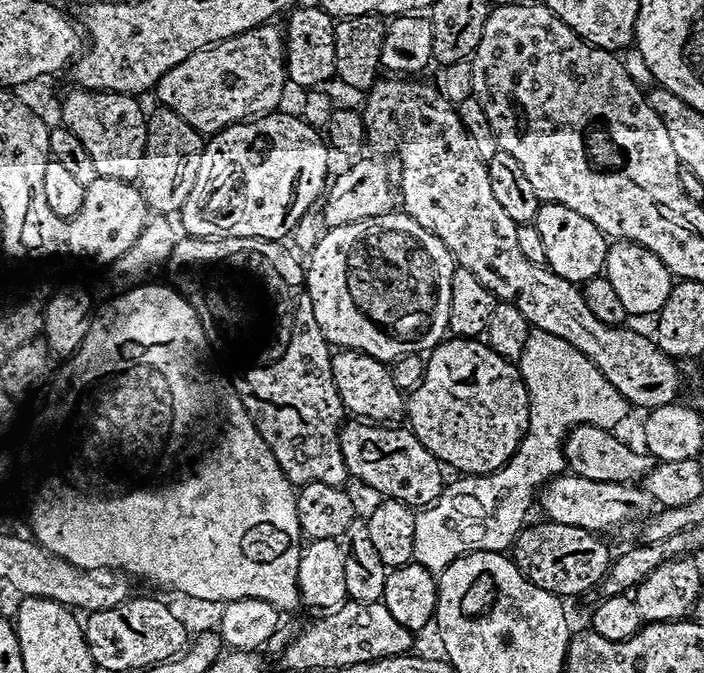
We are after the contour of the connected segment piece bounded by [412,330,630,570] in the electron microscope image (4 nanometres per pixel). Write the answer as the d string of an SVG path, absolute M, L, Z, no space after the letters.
M536 330L529 335L518 367L528 388L528 430L524 434L524 440L504 467L487 474L461 475L456 478L460 480L453 484L451 481L445 487L435 502L416 512L412 560L424 568L443 570L450 562L454 562L459 556L467 556L470 552L504 552L511 549L512 541L529 519L528 507L537 499L538 490L554 475L553 469L548 469L548 463L557 459L552 453L552 424L560 424L560 416L566 416L566 427L569 430L577 424L596 424L599 428L612 430L615 423L621 421L630 411L628 401L622 394L618 394L618 390L614 390L614 386L610 386L610 382L591 360L586 359L574 346L549 332Z

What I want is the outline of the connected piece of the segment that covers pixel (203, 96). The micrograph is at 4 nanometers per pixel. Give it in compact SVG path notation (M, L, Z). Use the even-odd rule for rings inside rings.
M269 22L252 28L241 36L233 36L230 40L221 40L219 44L207 48L199 48L190 58L186 58L178 66L156 83L154 95L163 107L176 113L180 119L194 126L202 134L215 134L231 124L238 124L255 117L257 114L268 114L281 107L280 99L284 96L286 85L286 40Z

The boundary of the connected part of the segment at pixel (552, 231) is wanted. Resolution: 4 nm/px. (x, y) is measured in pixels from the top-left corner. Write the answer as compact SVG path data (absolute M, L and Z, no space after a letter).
M544 202L536 212L534 223L538 234L542 234L542 246L546 246L547 267L554 274L580 286L603 273L609 241L590 218L582 218L582 214L570 210L570 206Z

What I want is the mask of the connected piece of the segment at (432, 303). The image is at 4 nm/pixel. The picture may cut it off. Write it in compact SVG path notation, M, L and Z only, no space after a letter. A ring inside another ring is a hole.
M393 210L369 220L359 220L353 224L343 224L337 228L327 229L319 237L316 247L310 254L310 259L312 261L307 261L306 264L308 293L314 306L314 318L329 345L339 346L344 350L365 352L367 356L372 356L375 360L395 362L401 356L427 354L449 335L448 323L450 322L450 306L452 305L452 276L456 273L457 265L453 261L452 253L448 251L443 242L434 234L430 234L430 230L418 226L418 222L414 222L414 218L408 215L407 212Z

